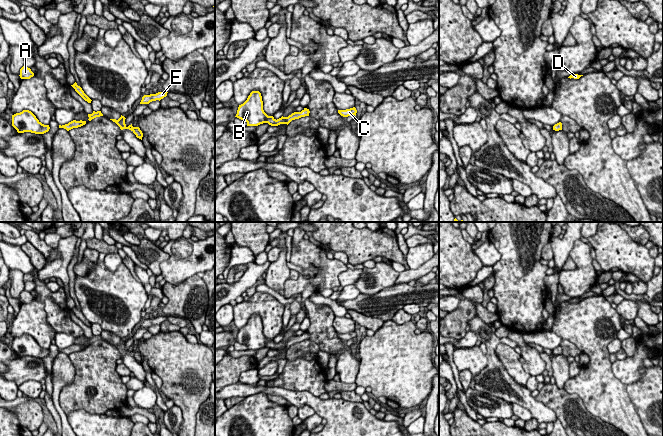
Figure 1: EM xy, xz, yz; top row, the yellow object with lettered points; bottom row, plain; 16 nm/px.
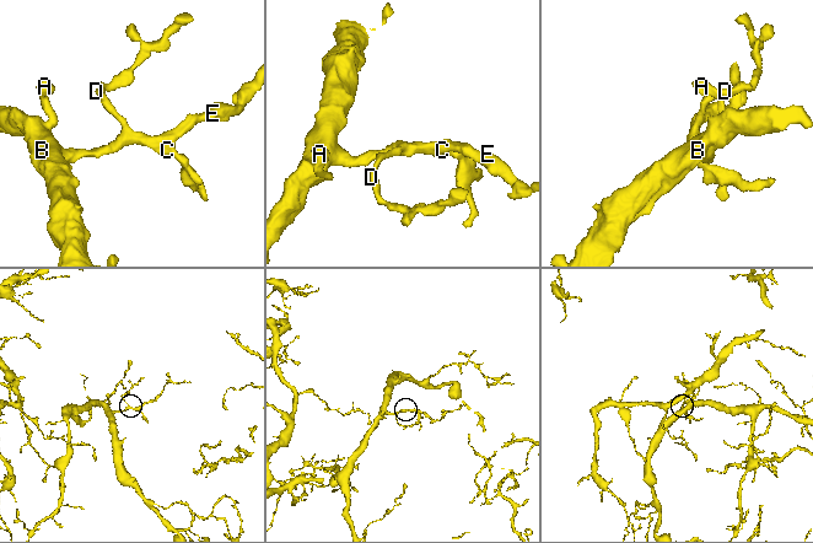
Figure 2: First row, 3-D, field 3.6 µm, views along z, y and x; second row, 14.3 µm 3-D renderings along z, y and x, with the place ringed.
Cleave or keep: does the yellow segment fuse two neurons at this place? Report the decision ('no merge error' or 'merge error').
no merge error

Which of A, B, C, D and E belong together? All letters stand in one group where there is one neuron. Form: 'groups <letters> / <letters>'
groups A B C D E

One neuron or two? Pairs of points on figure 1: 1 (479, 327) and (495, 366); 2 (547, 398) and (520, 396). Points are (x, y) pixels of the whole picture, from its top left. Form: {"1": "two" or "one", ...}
{"1": "one", "2": "two"}

